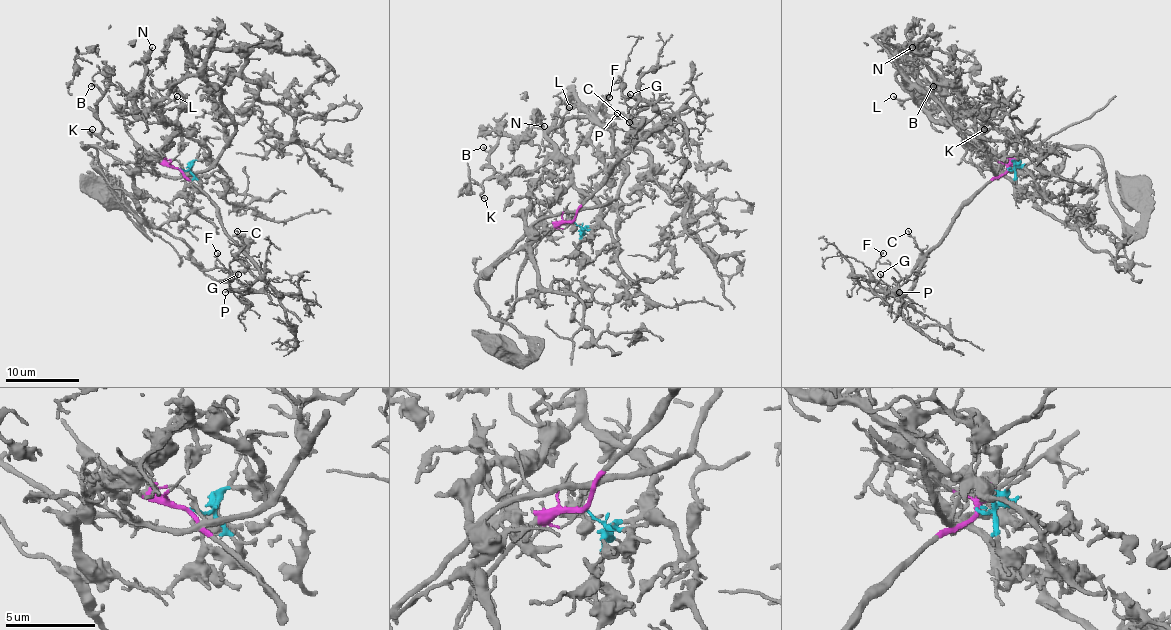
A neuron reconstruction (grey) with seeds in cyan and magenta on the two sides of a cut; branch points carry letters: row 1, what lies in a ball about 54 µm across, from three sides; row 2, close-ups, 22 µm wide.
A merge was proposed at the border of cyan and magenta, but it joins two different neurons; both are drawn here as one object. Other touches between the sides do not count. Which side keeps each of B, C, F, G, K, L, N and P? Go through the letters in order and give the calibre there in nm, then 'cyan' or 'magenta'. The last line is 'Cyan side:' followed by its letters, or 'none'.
B: 130 nm | cyan
C: 130 nm | magenta
F: 140 nm | magenta
G: 130 nm | magenta
K: 140 nm | cyan
L: 100 nm | cyan
N: 190 nm | cyan
P: 120 nm | magenta
Cyan side: B, K, L, N

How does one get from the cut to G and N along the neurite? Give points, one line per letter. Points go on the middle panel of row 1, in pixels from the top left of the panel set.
G: (573, 221), (578, 206), (630, 149), (634, 138), (630, 136), (660, 112), (628, 95), (630, 94)
N: (573, 221), (580, 227), (593, 225), (601, 206), (575, 184), (569, 162), (534, 123), (536, 110), (543, 127)

